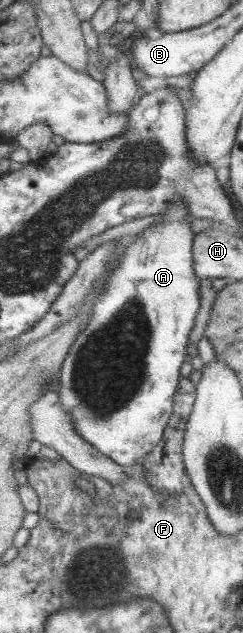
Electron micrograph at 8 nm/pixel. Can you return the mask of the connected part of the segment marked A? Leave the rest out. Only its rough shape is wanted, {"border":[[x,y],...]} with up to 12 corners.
{"border":[[182,198],[127,242],[60,373],[62,410],[139,468],[202,309]]}

